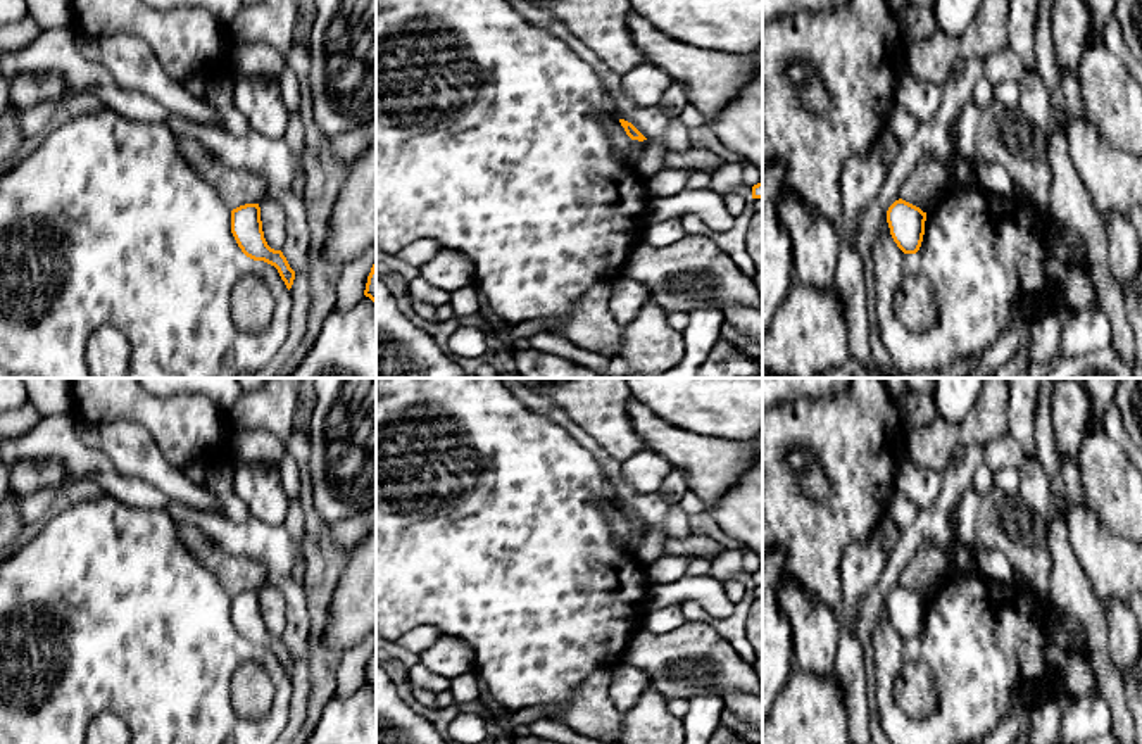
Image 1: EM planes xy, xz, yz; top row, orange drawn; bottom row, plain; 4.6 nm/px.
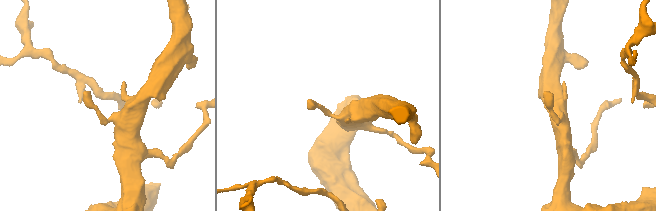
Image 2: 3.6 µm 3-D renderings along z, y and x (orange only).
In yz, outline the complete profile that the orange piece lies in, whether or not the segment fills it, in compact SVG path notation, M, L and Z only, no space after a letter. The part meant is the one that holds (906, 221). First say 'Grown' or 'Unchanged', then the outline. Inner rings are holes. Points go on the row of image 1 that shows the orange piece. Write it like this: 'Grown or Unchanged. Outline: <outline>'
Unchanged. Outline: M899 199L887 211L890 235L904 254L916 254L925 235L926 212Z

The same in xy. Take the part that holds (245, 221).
Unchanged. Outline: M245 204L231 211L231 233L247 257L274 266L286 288L292 288L295 271L281 250L274 250L267 245L259 204Z

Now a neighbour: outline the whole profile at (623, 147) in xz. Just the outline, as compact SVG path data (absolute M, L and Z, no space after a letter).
M609 119L607 128L612 142L612 154L624 164L635 166L642 157L647 142L631 140L621 126L619 119Z

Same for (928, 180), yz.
M925 161L904 181L899 199L928 212L947 188L947 173L944 162Z

